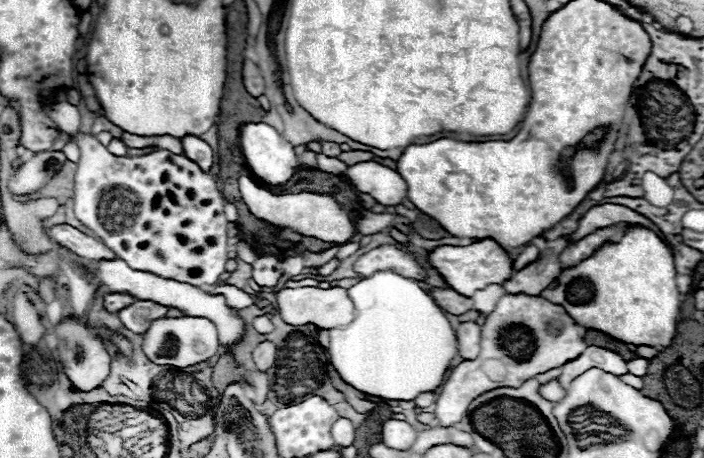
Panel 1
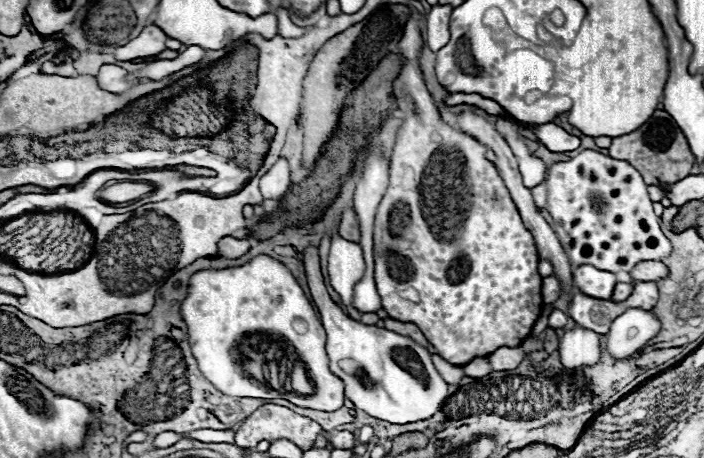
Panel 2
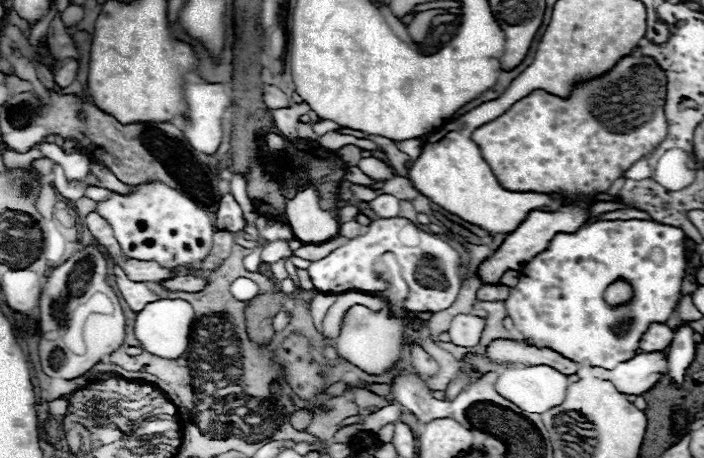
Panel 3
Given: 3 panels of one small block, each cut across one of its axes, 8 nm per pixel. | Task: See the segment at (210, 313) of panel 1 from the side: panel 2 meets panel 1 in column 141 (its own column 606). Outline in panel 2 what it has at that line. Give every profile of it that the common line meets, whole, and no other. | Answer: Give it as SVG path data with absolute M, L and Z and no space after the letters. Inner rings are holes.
M584 264L574 270L574 284L586 296L594 296L598 300L608 300L610 292L614 290L614 284L616 284L616 274L598 270L590 264Z

